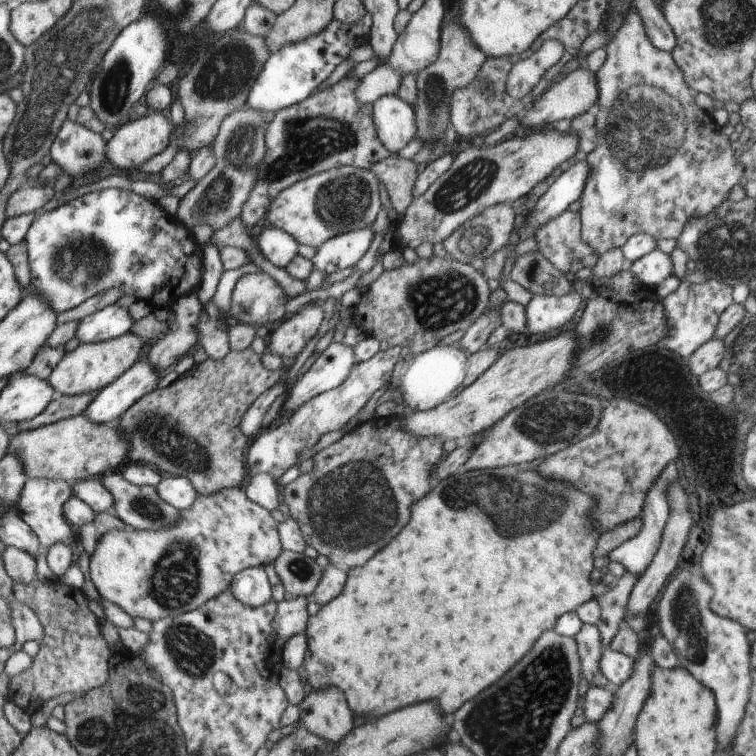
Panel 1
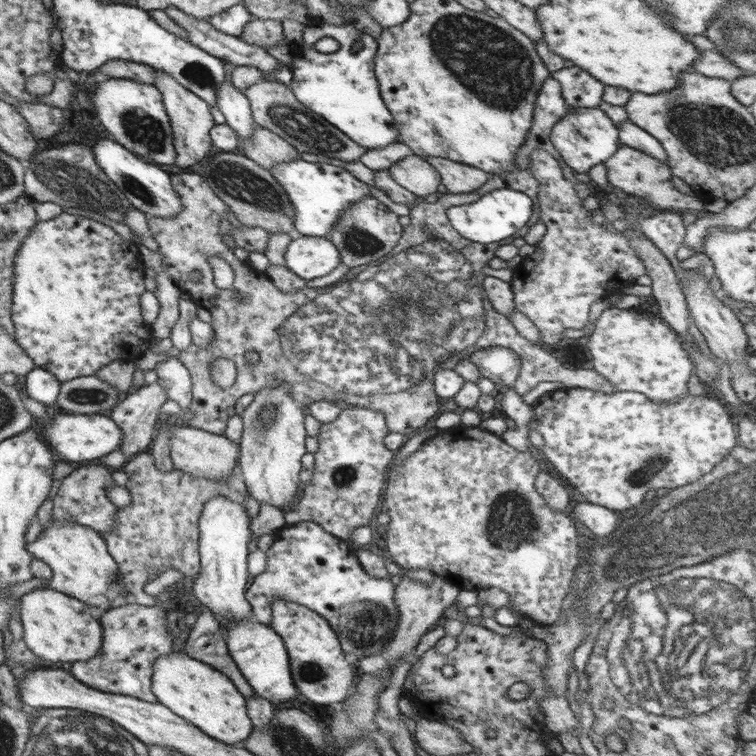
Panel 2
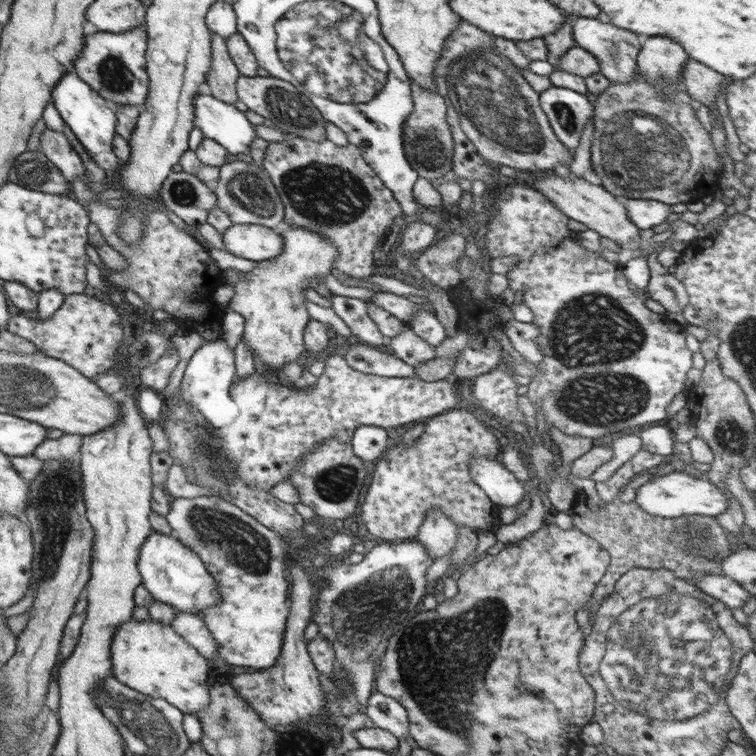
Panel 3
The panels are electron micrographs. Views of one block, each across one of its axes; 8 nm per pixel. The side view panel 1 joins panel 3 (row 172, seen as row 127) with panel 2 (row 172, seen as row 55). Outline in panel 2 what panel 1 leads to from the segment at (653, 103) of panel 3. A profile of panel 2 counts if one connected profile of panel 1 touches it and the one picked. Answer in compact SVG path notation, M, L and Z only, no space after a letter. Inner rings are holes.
M620 144L618 150L604 162L607 170L607 178L612 186L627 197L634 196L646 200L647 204L660 208L663 212L700 212L704 209L704 202L698 197L692 197L678 191L672 184L672 172L668 164L662 164L654 156L650 156L640 150Z

